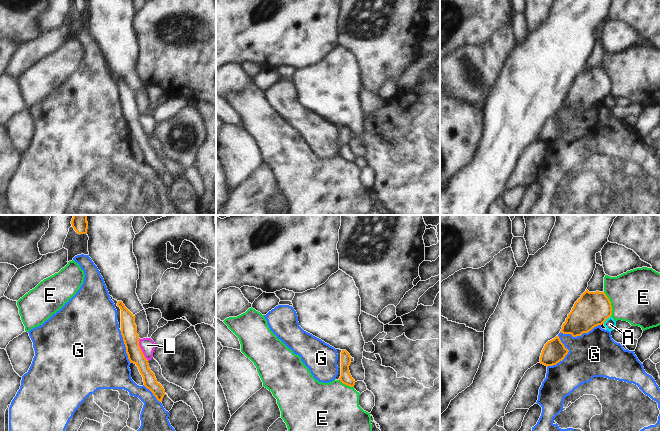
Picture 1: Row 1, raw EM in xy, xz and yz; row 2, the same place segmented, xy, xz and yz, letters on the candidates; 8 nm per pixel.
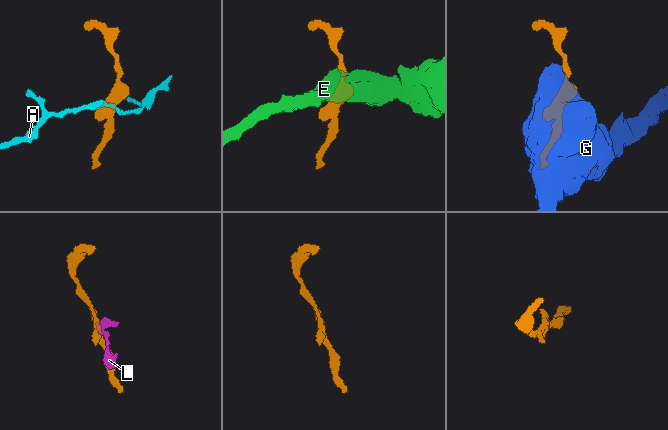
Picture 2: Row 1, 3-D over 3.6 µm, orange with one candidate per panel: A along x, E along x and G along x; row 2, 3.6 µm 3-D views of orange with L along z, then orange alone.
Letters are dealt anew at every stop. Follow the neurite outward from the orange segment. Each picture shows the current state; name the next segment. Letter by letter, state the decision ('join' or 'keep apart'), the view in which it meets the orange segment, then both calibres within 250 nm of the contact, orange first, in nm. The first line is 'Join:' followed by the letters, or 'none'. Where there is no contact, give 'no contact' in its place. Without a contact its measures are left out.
Join: none
A: keep apart; meets orange in yz; 280 nm thick on the orange side, 90 nm on the other
E: keep apart; meets orange in yz; 280 nm thick on the orange side, 400 nm on the other
G: keep apart; meets orange in yz; 280 nm thick on the orange side, 360 nm on the other
L: keep apart; meets orange in xy; 130 nm thick on the orange side, 120 nm on the other

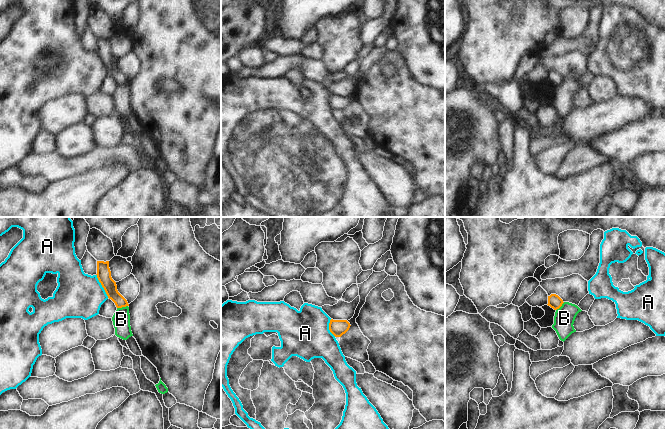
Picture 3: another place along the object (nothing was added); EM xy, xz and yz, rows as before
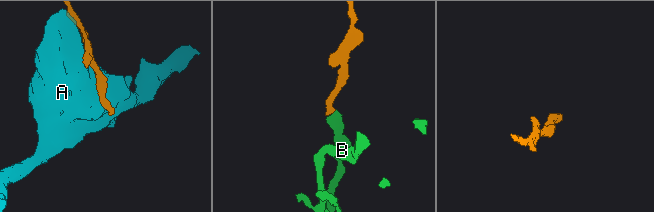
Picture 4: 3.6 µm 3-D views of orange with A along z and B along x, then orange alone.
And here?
Join: none
A: keep apart; meets orange in xy; 110 nm thick on the orange side, 360 nm on the other
B: keep apart; meets orange in xy; 110 nm thick on the orange side, 140 nm on the other

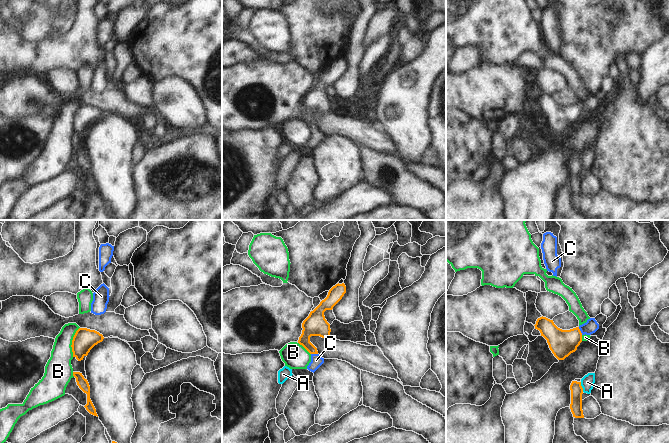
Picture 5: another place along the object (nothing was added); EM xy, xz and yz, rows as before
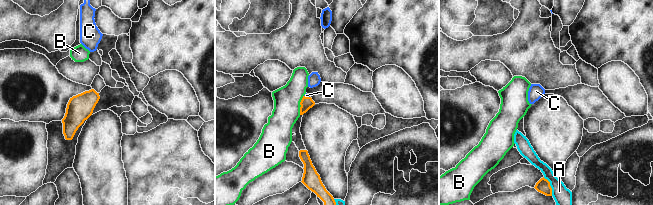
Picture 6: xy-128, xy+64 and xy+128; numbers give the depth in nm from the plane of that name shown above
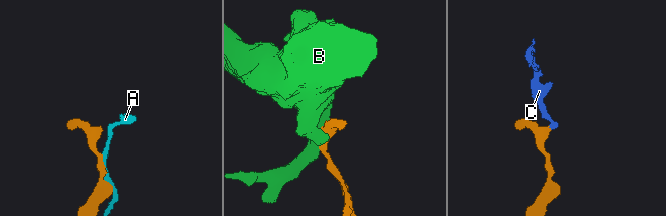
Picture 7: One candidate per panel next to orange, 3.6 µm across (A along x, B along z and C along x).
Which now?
Join: C
A: keep apart; meets orange in yz; 100 nm thick on the orange side, 110 nm on the other
B: keep apart; meets orange in xy; 180 nm thick on the orange side, 220 nm on the other
C: join; meets orange in yz; 220 nm thick on the orange side, 110 nm on the other

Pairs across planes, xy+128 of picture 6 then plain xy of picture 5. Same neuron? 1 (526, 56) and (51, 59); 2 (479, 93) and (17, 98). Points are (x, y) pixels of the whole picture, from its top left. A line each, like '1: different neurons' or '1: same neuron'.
1: same neuron
2: different neurons

